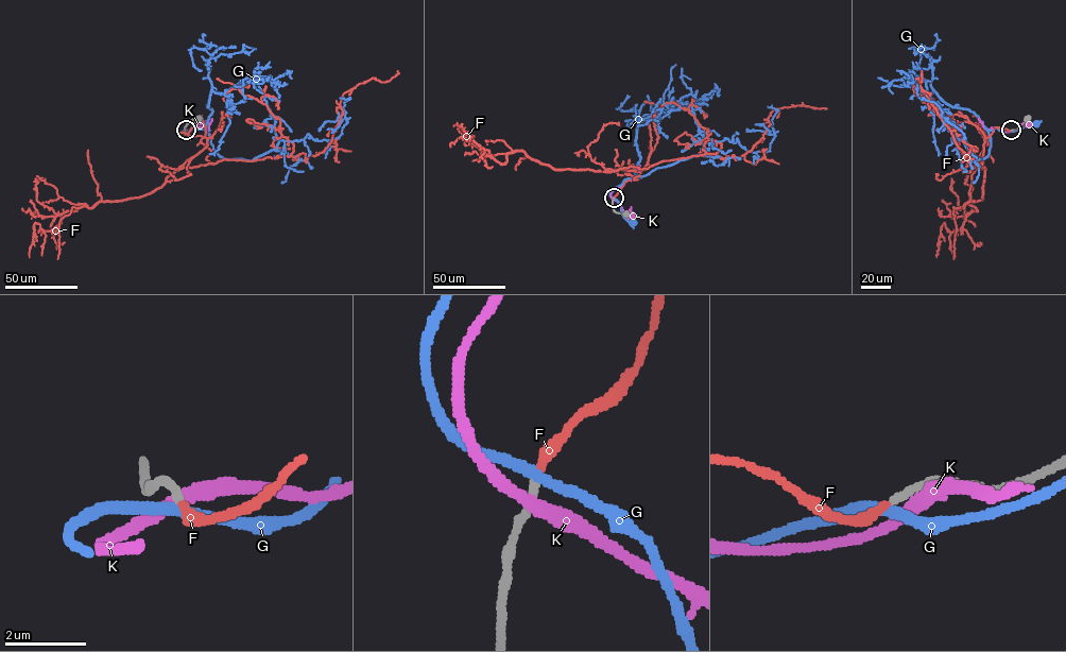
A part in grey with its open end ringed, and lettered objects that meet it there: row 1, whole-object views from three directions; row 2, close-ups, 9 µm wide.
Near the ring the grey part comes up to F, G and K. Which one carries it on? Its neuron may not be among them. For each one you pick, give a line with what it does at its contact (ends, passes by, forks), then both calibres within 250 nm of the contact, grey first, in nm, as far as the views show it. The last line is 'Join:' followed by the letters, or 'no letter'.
F: it ends there; 190 nm thick on the grey side, 260 nm on the other
Join: F

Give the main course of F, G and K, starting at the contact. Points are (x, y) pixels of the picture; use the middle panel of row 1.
F: (614, 198), (640, 173), (607, 169), (647, 169), (719, 151), (736, 159), (762, 137), (776, 108), (825, 108)
G: (613, 198), (623, 216), (633, 222)
K: (613, 199), (629, 213)

